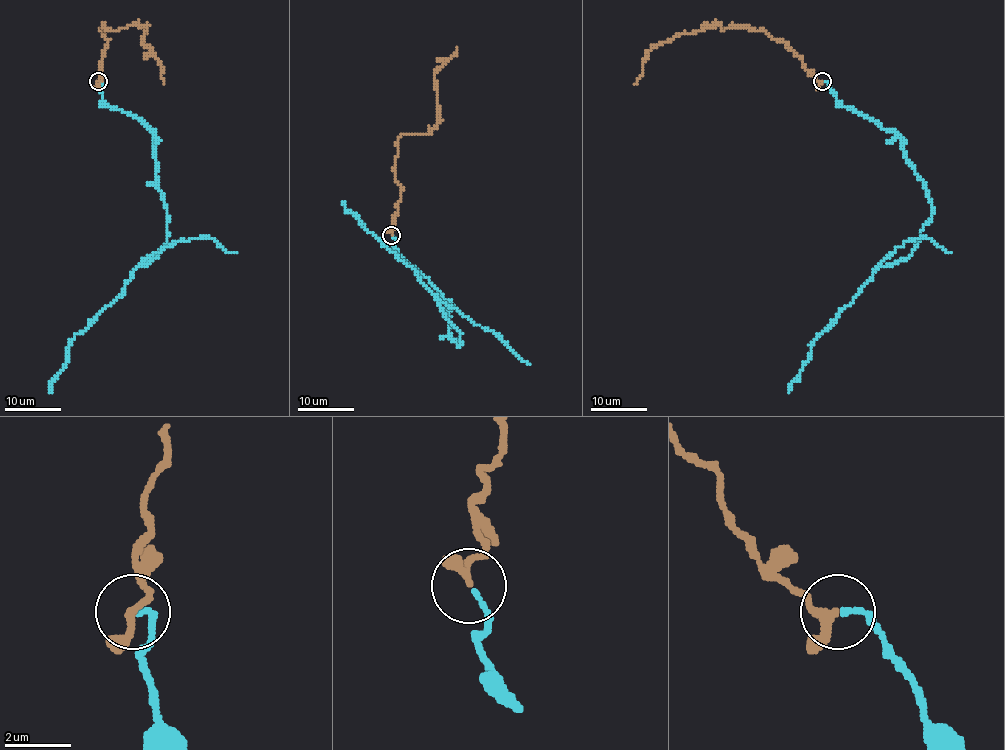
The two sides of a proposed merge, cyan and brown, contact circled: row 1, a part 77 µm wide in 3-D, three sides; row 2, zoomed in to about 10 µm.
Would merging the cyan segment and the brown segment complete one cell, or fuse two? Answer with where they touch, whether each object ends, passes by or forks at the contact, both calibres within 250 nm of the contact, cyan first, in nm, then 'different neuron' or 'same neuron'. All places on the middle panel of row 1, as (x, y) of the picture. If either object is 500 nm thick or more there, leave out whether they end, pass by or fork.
place (391, 235); cyan ends; brown passes by; calibres 160 and 200 nm; same neuron

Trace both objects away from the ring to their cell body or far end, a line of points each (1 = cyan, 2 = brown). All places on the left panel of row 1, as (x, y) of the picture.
1: (99, 82), (110, 107), (153, 129), (167, 240), (75, 335), (49, 393)
2: (99, 82), (108, 40), (100, 30), (136, 23), (146, 29), (141, 43), (152, 50), (163, 71), (163, 85)

